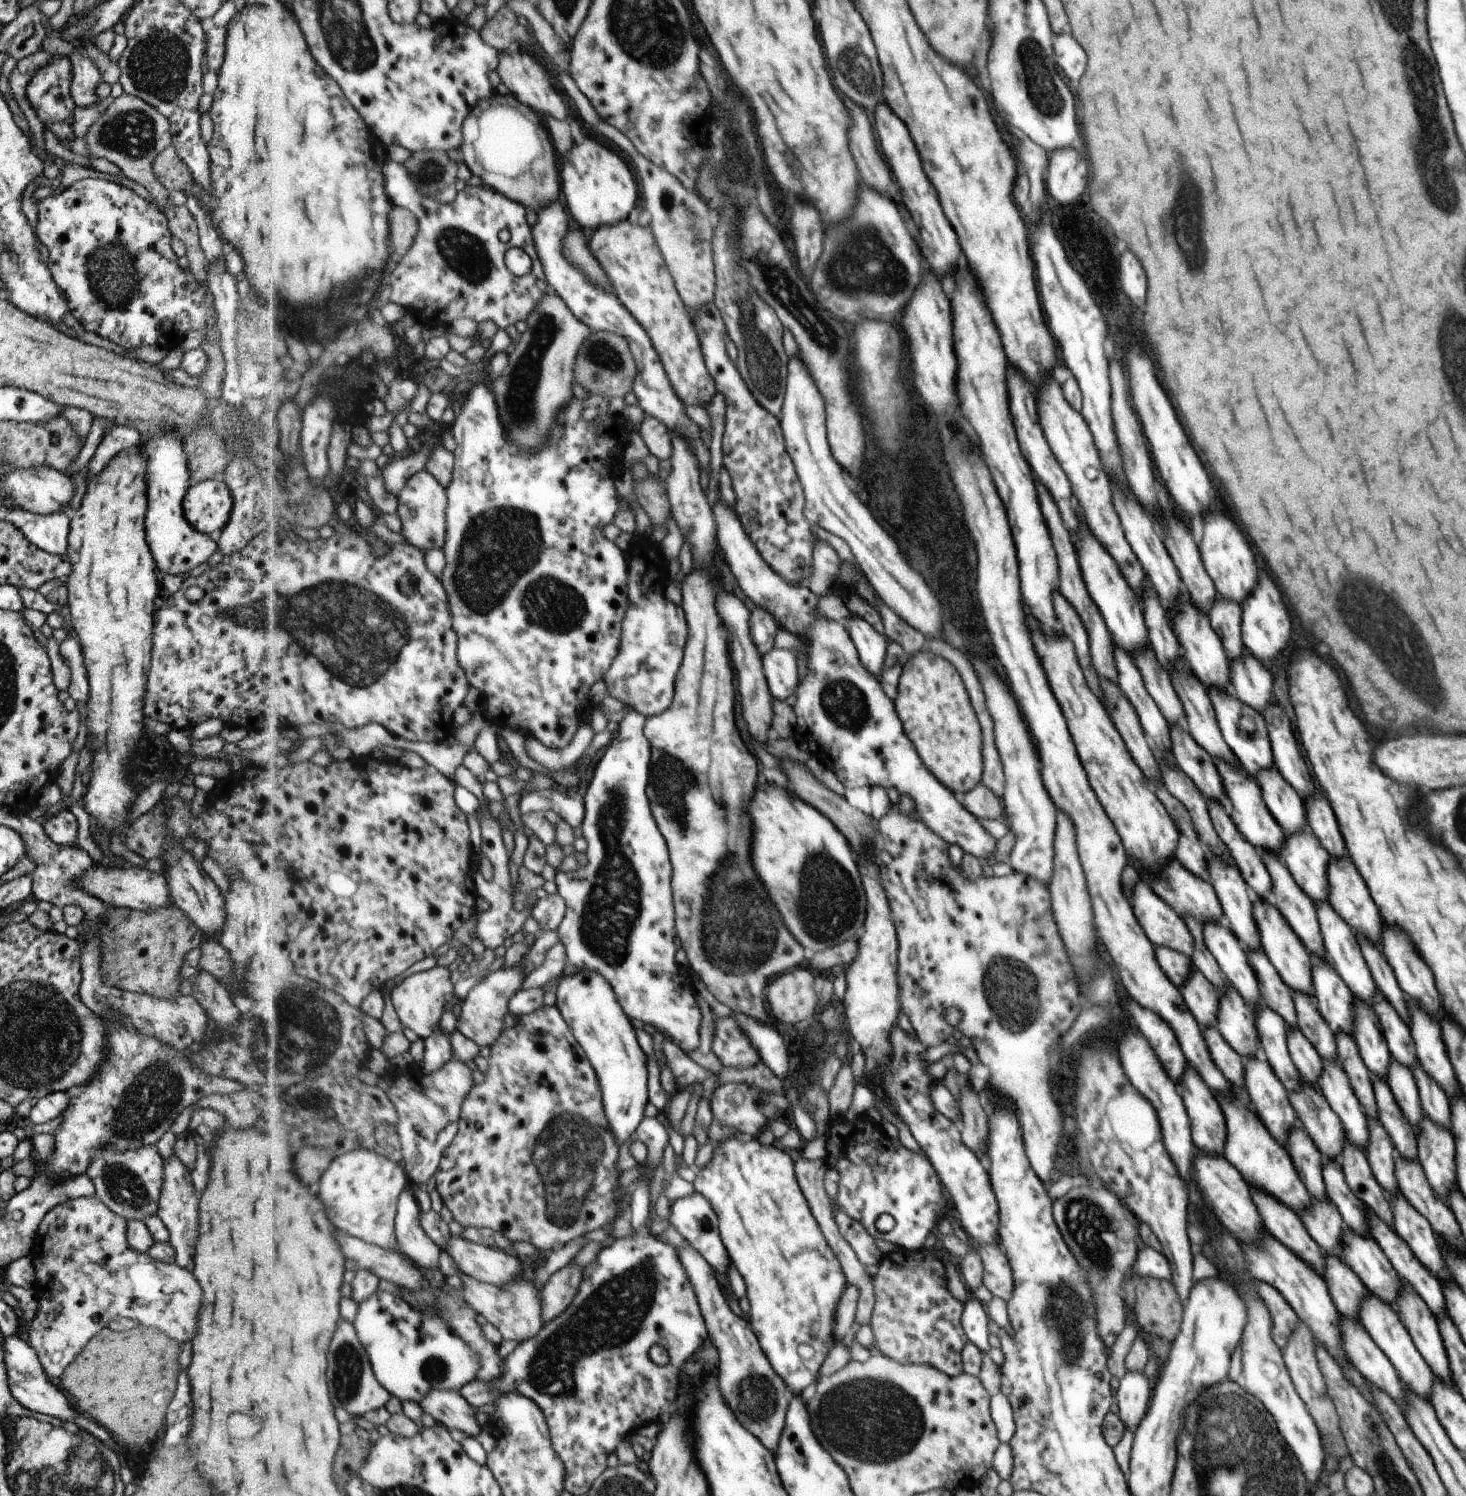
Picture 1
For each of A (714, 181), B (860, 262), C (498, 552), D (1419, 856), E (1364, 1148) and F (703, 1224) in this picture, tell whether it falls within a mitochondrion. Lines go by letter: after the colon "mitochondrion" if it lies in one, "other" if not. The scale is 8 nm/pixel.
A: mitochondrion
B: mitochondrion
C: mitochondrion
D: other
E: other
F: mitochondrion

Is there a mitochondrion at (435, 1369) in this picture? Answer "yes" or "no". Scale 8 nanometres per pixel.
yes

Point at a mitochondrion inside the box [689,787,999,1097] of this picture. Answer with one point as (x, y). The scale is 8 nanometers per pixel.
(737, 938)

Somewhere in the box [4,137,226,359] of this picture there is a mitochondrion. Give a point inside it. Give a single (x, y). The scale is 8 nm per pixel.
(111, 272)

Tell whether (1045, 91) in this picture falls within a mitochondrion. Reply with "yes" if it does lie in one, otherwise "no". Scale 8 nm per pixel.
yes

